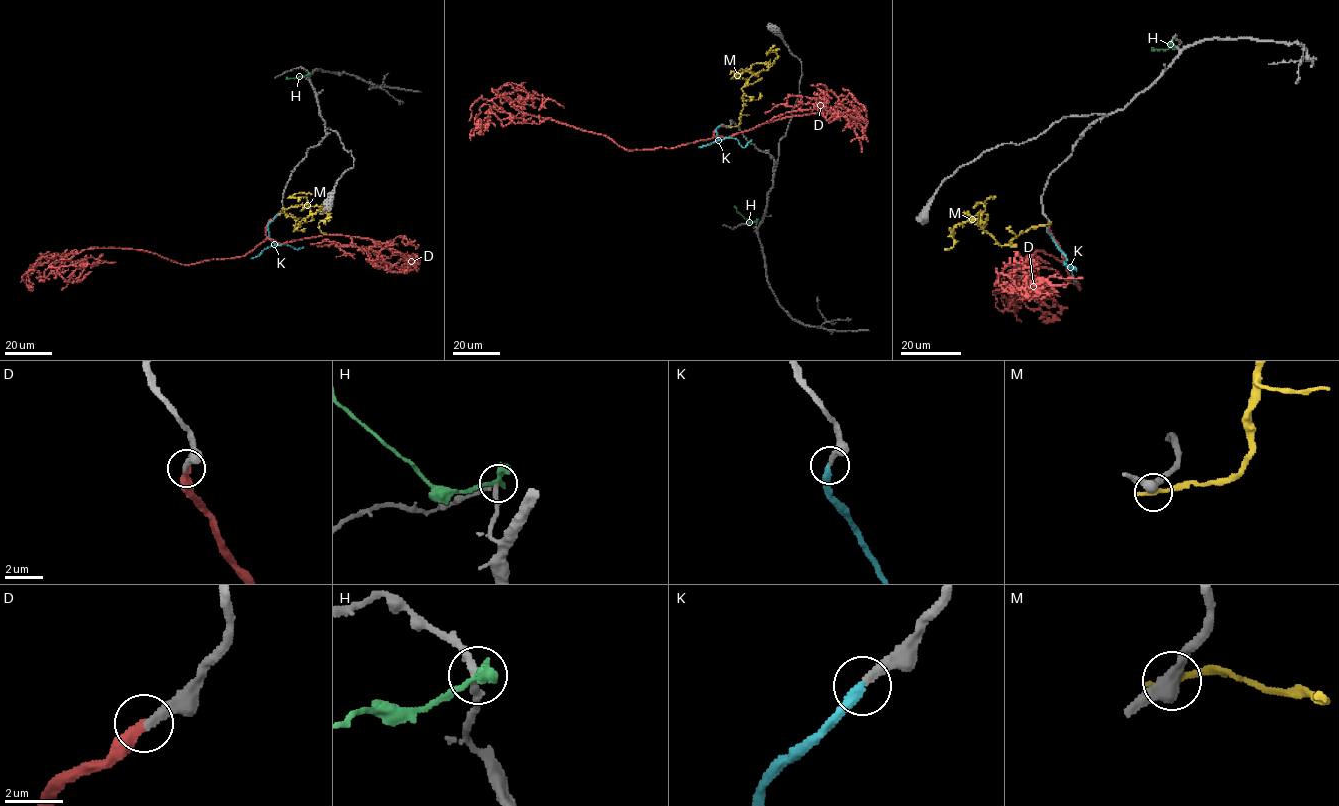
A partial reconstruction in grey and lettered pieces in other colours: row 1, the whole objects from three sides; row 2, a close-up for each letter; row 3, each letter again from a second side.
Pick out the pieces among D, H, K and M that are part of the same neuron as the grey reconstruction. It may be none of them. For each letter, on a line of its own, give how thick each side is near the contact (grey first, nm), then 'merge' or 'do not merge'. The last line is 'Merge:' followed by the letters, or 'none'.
D: 280 nm thick on the grey side, 400 nm on the other; do not merge
H: 240 nm thick on the grey side, 440 nm on the other; do not merge
K: 280 nm thick on the grey side, 320 nm on the other; merge
M: 420 nm thick on the grey side, 300 nm on the other; do not merge
Merge: K

